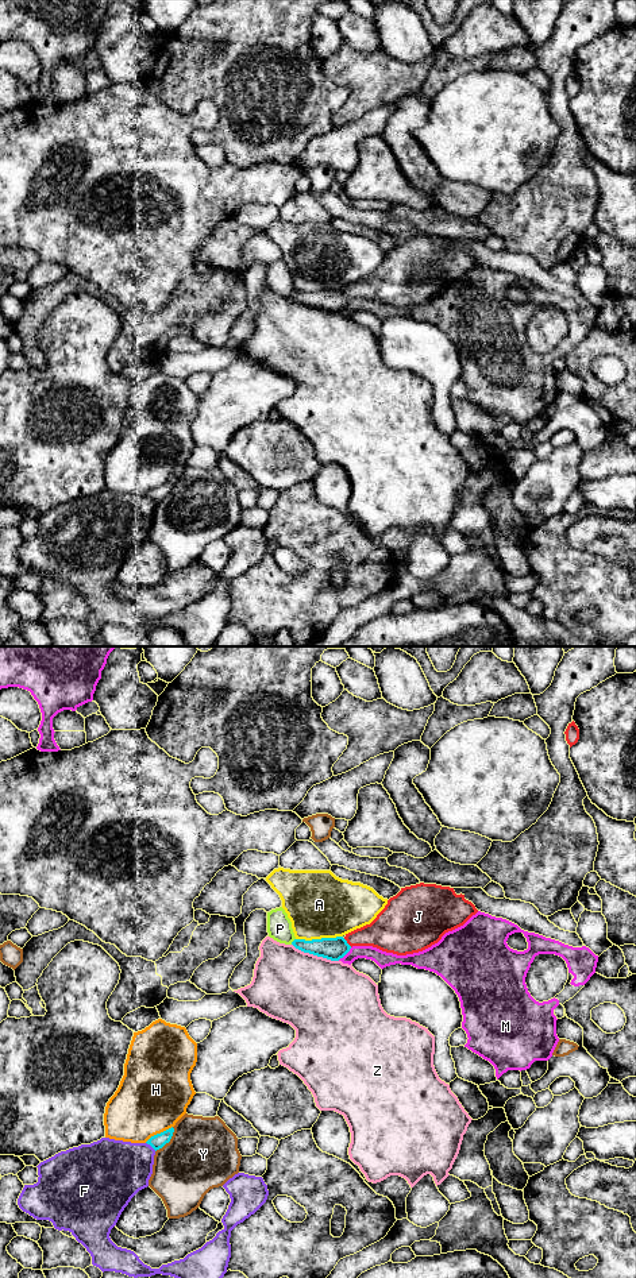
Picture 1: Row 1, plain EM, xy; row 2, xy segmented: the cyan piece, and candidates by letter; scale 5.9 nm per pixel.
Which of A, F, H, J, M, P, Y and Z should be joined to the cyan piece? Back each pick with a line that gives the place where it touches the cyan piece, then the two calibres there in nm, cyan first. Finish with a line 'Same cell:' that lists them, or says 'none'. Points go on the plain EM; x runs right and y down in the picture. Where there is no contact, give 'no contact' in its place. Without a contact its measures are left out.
J: xy (346, 294) | 140/220 nm
Same cell: J

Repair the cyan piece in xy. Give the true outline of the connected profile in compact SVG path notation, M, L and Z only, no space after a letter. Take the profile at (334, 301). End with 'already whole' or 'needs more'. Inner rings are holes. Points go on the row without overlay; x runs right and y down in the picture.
M420 235L401 240L370 277L344 290L294 291L292 297L331 313L343 310L352 298L373 298L406 308L438 296L446 285L463 278L477 265L475 258L465 247L456 247L454 240Z | needs more

